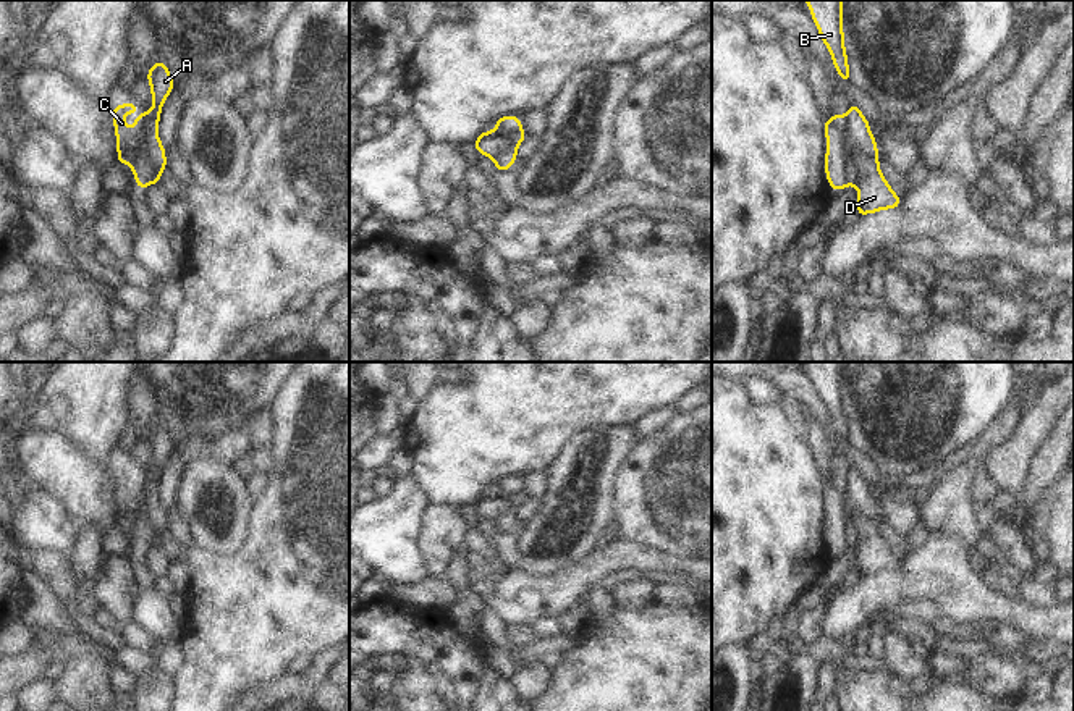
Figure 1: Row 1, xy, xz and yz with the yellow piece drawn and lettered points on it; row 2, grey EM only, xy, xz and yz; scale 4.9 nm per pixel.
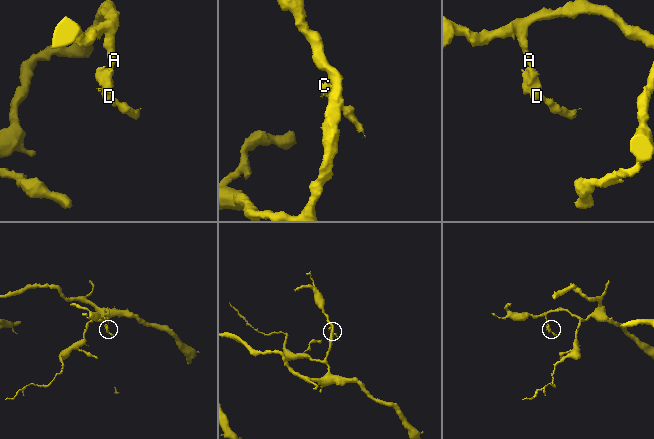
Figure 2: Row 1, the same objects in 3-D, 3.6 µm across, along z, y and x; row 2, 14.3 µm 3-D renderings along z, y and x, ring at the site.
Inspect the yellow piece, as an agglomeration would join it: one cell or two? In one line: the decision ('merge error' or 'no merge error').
merge error

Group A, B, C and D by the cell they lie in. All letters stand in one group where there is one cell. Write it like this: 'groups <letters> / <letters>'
groups A B / C D

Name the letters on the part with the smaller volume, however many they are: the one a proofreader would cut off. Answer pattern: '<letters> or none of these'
C, D

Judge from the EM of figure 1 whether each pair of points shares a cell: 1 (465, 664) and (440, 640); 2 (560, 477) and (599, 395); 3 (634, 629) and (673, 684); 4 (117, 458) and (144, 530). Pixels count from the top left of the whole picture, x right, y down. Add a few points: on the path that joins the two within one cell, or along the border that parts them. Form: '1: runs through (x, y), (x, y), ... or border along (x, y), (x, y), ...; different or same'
1: runs through (458, 658), (447, 647); same
2: border along (620, 424), (589, 425), (579, 430), (555, 456); different
3: runs through (639, 642), (667, 671); same
4: runs through (128, 475), (133, 514); same

